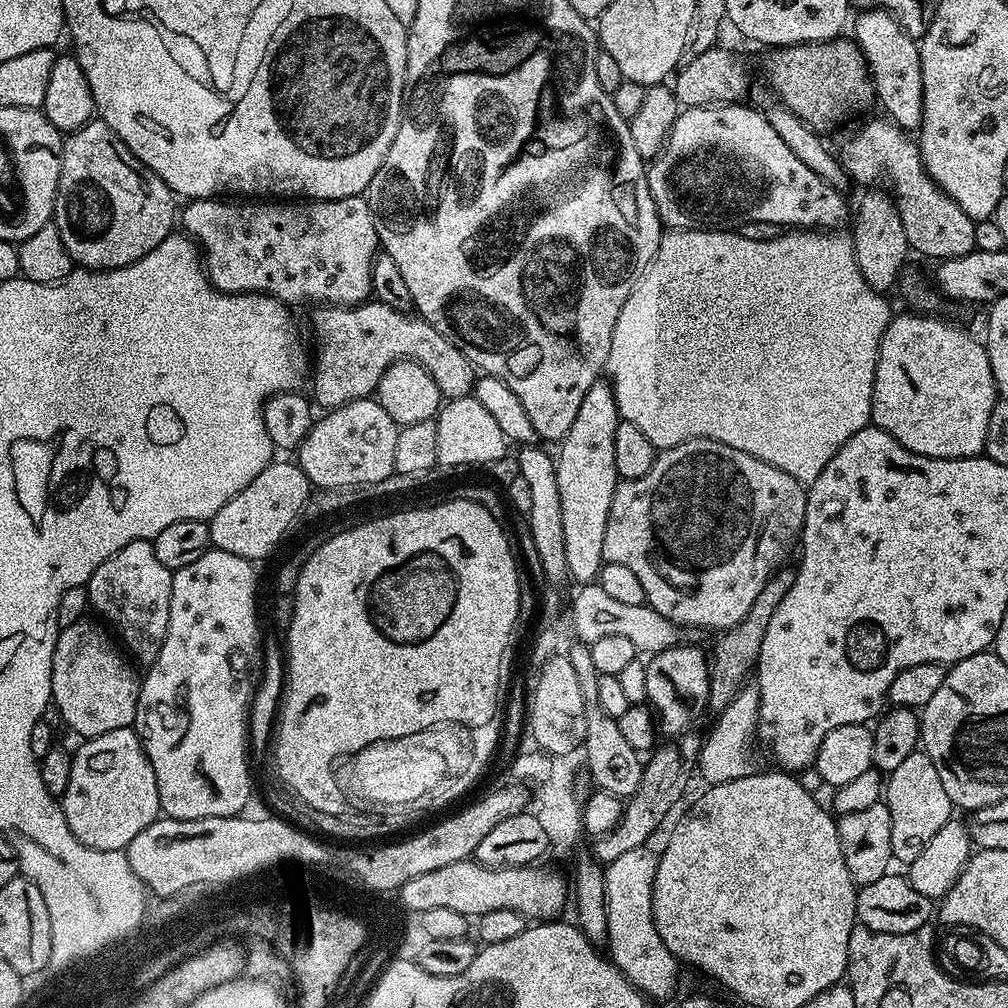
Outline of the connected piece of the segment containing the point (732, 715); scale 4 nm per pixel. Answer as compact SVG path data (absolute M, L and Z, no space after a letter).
M754 678L740 688L733 702L717 713L716 722L707 738L701 743L700 756L696 768L707 785L721 784L734 778L752 774L754 765L754 742L759 729L761 690Z

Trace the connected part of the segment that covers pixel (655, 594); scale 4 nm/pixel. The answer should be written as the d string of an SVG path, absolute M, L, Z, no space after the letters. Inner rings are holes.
M687 440L673 448L663 449L657 455L654 466L650 466L650 470L646 474L642 474L642 478L634 478L633 480L620 480L614 490L614 502L610 502L610 518L606 518L606 538L602 538L602 554L607 562L618 562L622 566L626 566L638 577L638 582L642 582L642 590L644 598L649 608L658 610L658 614L662 614L662 618L670 618L670 622L688 628L720 628L719 630L727 630L734 627L738 622L742 622L742 618L746 618L746 614L750 614L750 606L754 606L754 598L758 598L758 593L762 591L762 586L766 586L768 579L776 575L780 564L792 552L792 547L797 547L798 541L801 539L804 531L804 519L806 518L806 502L808 501L808 493L805 485L799 484L794 478L790 478L790 474L786 474L786 470L778 470L778 466L770 466L770 462L762 462L758 458L754 458L750 454L742 454L742 450L734 450L734 446L726 446L722 442L714 442L713 440Z

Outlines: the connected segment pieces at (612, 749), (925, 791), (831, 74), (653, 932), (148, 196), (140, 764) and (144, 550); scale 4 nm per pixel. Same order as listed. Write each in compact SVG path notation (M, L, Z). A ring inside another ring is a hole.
M580 644L576 653L571 653L569 660L578 677L579 689L582 690L584 705L587 710L586 738L583 742L586 770L589 770L597 789L612 793L621 798L630 798L640 789L643 770L643 759L623 737L619 721L604 713L597 706L599 673L594 670L587 645Z
M922 750L914 751L910 758L905 758L902 766L898 766L887 777L886 780L886 803L890 810L890 846L892 847L893 857L897 861L901 860L904 866L912 863L922 850L926 850L926 842L946 826L946 822L953 819L954 805L946 794L945 788L942 787L942 778L938 778L938 770L934 770L934 762Z
M844 39L780 46L769 51L772 53L764 64L768 84L776 91L775 99L821 134L870 111L878 100L864 52L855 39Z
M645 846L634 850L626 850L626 854L614 858L614 862L610 862L604 868L605 904L606 914L608 915L606 948L610 953L612 963L618 966L618 970L622 970L622 974L628 981L639 992L644 993L649 1001L668 1000L676 992L678 961L675 956L670 954L670 950L666 950L662 938L654 926L652 891L654 890L654 874L658 870L658 856L655 851L652 853L650 849L651 847Z
M93 118L64 140L56 191L54 223L73 265L107 270L138 262L158 242L173 235L178 220L177 197L106 126ZM173 224L173 228L172 228Z
M132 728L110 730L101 736L85 739L81 744L84 745L77 752L71 753L70 786L66 786L62 797L64 817L78 842L103 852L124 852L128 844L161 815L154 766L150 766L150 758L146 758L140 737Z
M139 540L130 542L130 546L122 546L118 554L106 558L106 562L102 562L98 570L94 570L86 585L91 611L96 611L95 615L101 621L109 620L112 623L111 631L119 637L122 644L124 639L123 647L133 657L136 655L144 666L156 661L164 641L170 610L172 573L173 569L158 562L158 554L154 554L152 541Z

